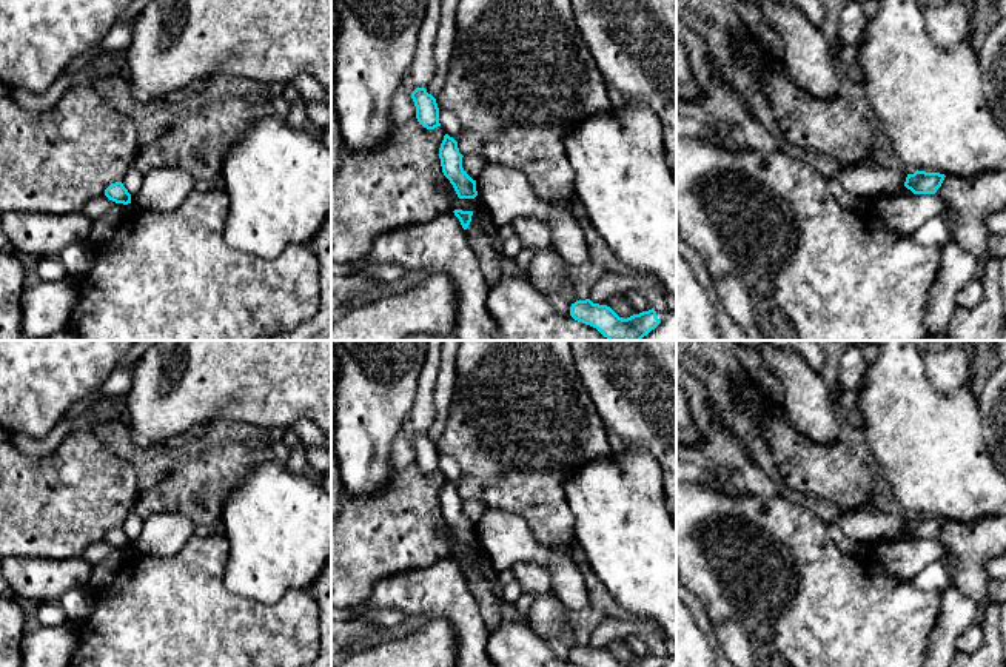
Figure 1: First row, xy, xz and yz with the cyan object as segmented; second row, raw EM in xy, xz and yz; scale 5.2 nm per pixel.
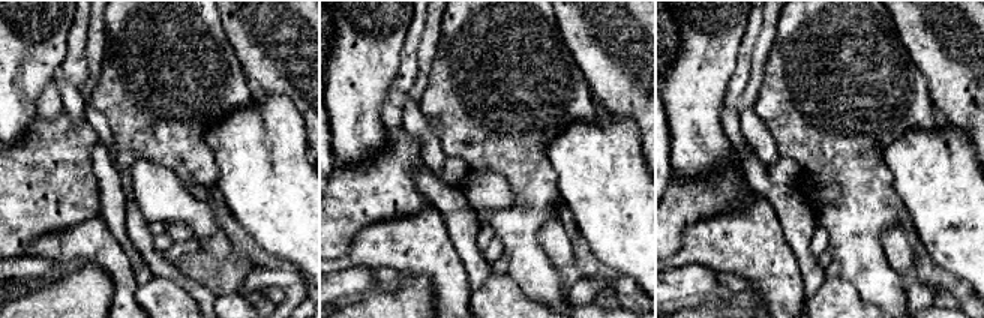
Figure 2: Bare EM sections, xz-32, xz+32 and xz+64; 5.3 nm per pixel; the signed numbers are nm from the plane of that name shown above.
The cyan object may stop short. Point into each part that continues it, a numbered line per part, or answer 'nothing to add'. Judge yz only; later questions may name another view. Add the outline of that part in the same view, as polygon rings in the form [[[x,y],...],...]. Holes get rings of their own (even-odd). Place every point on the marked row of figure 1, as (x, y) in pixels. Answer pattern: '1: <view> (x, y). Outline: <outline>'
nothing to add

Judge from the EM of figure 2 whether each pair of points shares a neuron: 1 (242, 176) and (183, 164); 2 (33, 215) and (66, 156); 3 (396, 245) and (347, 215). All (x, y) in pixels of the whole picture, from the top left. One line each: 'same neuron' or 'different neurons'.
1: different neurons
2: same neuron
3: different neurons

